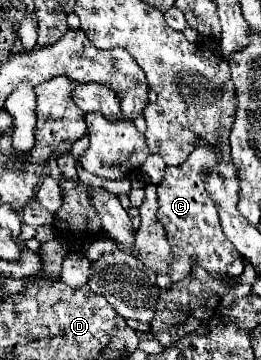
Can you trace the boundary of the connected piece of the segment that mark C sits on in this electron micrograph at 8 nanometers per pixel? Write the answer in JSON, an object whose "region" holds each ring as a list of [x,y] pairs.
{"region":[[[200,142],[200,146],[188,156],[186,162],[182,162],[180,166],[168,166],[162,184],[158,186],[158,220],[166,228],[168,242],[182,248],[190,248],[190,252],[196,254],[198,264],[204,270],[222,276],[240,276],[244,272],[242,256],[238,254],[238,250],[234,250],[234,246],[230,246],[230,242],[226,242],[216,206],[204,188],[204,174],[216,162],[216,150],[206,142]]]}

